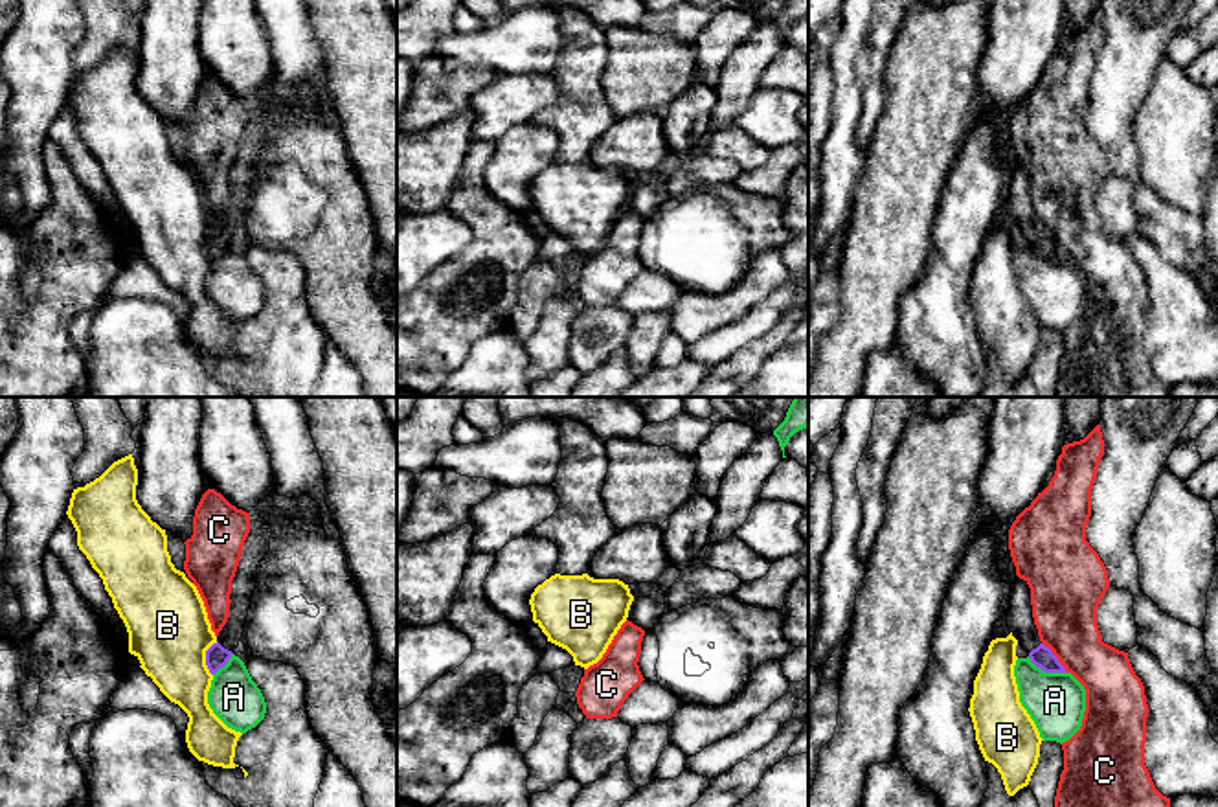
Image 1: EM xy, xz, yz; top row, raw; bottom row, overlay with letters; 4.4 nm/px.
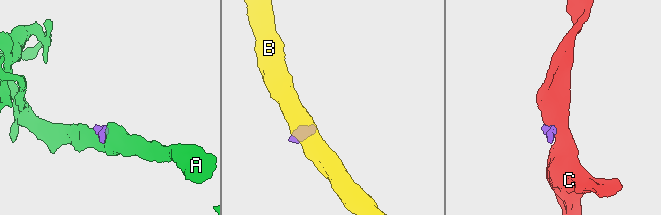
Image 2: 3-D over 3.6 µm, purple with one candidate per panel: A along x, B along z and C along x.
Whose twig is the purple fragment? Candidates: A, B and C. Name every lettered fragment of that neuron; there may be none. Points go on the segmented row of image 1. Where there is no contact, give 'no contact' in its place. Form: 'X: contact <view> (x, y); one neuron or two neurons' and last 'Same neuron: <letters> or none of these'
A: contact yz (1048, 671); two neurons
B: contact xy (206, 659); two neurons
C: contact yz (1055, 657); two neurons
Same neuron: none of these

